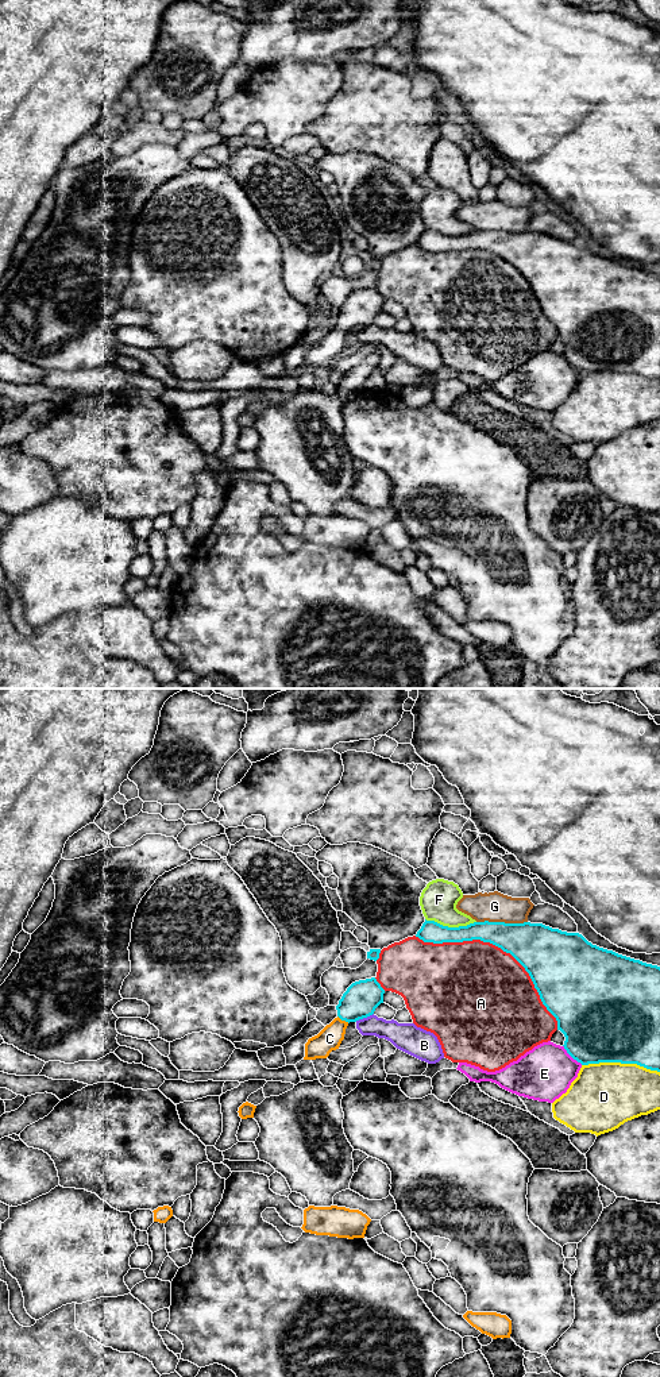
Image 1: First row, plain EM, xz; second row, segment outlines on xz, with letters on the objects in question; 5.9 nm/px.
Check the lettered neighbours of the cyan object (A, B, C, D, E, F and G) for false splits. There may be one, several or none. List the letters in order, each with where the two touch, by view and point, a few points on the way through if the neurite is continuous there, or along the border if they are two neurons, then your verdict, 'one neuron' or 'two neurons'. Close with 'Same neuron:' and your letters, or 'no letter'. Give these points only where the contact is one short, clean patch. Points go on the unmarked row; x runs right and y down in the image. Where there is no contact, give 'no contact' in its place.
A: meets cyan in xz at (500, 255); two neurons
B: meets cyan in xz at (363, 326); two neurons
C: meets cyan in xz at (343, 328); runs through xz (361, 308), (343, 328), (330, 347); one neuron
D: meets cyan in xz at (621, 371); two neurons
E: meets cyan in xz at (571, 365); two neurons
F: meets cyan in xz at (451, 236); two neurons
G: meets cyan in xz at (502, 231); two neurons
Same neuron: C

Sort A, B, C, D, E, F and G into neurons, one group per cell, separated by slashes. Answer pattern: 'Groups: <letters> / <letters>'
Groups: A / B / C / D / E / F / G

